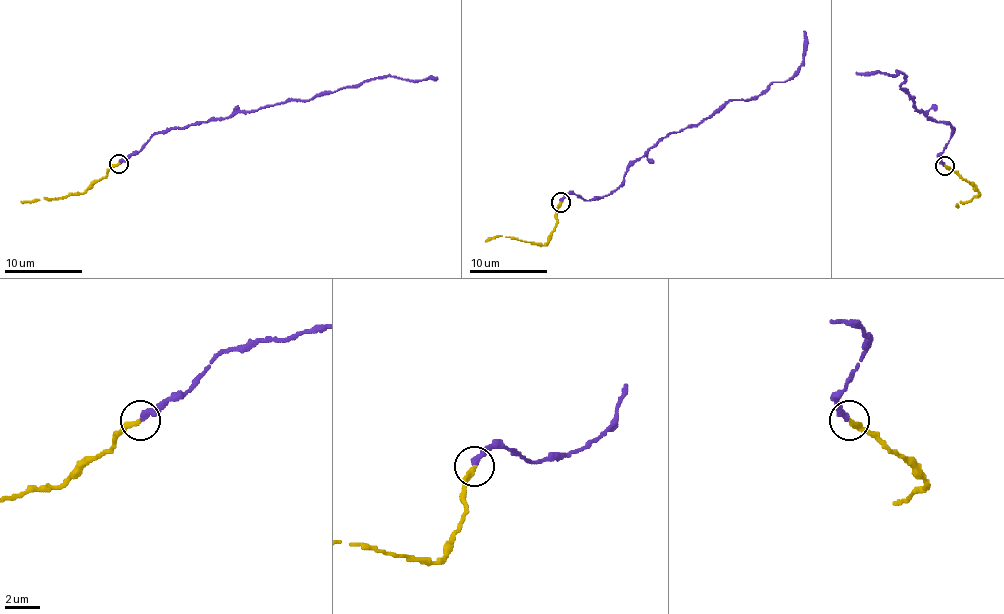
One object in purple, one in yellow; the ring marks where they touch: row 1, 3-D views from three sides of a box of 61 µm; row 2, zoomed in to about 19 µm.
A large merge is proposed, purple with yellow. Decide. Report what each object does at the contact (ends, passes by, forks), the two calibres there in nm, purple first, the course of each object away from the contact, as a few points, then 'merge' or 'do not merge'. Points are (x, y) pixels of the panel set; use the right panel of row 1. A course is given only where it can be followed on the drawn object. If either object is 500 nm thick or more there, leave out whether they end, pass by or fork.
purple ends | yellow ends | 360/320 nm | purple via (944, 166), (940, 158), (954, 129), (917, 109), (915, 98), (900, 85), (906, 83), (905, 74), (855, 73) | yellow via (944, 166), (969, 180), (980, 194), (957, 204), (958, 208) | merge

